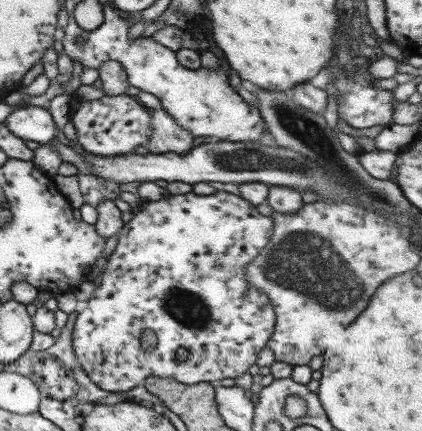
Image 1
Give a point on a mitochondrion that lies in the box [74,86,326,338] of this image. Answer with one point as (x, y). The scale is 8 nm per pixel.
(245, 159)

